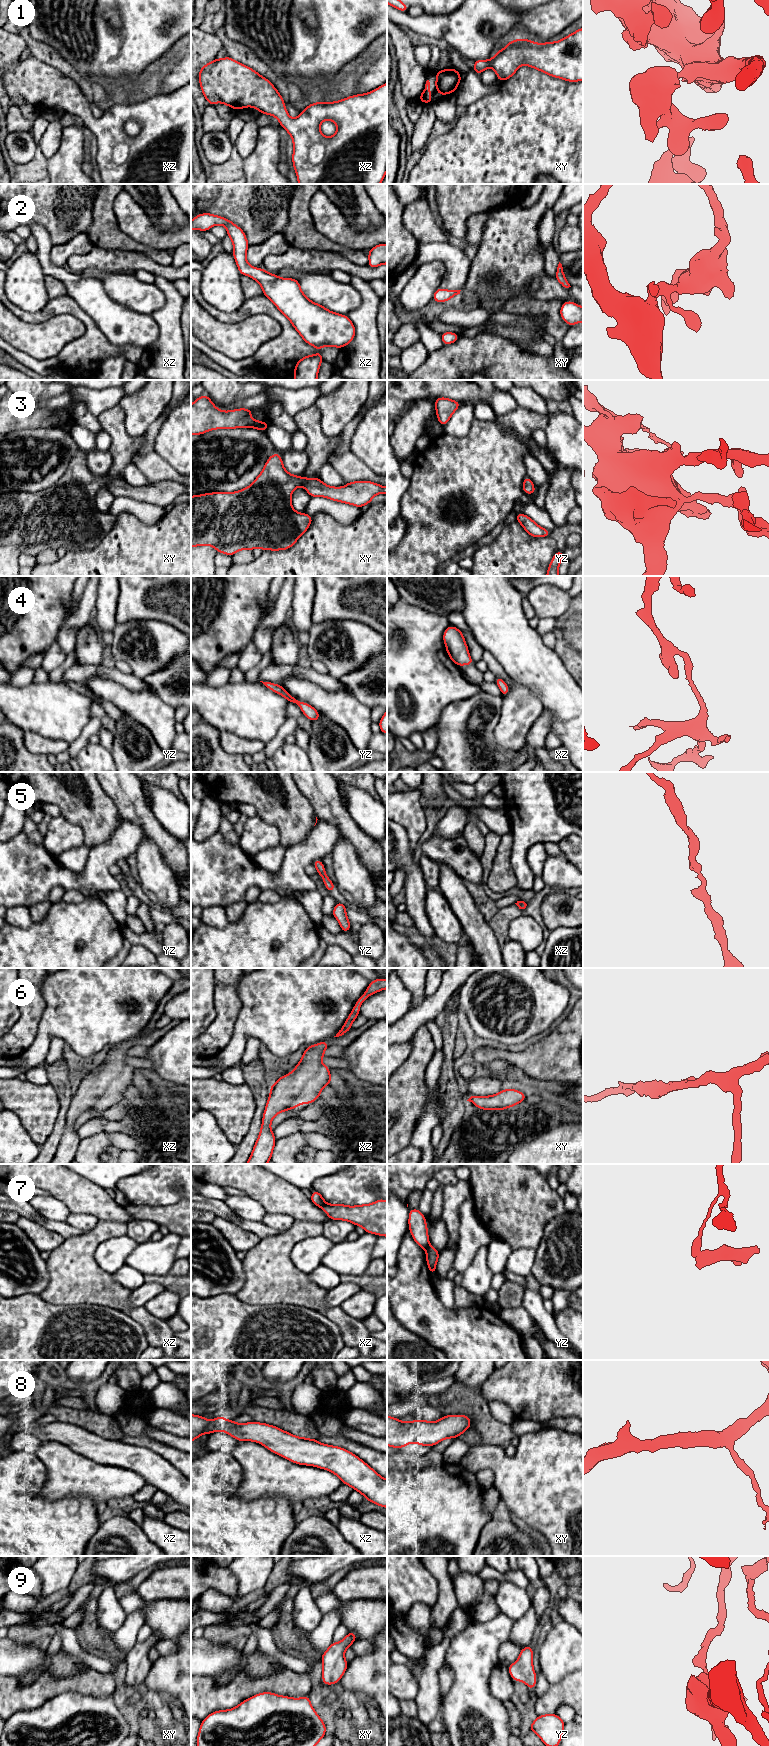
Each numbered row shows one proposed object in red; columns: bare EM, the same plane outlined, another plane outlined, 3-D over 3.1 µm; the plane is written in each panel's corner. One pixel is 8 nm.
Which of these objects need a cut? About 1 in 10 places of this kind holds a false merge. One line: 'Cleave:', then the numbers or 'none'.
Cleave: 7

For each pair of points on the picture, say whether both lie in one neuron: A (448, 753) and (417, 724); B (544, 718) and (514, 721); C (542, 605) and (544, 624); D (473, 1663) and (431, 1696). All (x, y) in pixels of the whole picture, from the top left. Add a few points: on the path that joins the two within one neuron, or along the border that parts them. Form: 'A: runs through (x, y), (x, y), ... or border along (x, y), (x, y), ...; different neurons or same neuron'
A: border along (446, 706), (439, 720), (433, 726); different neurons
B: border along (543, 709), (531, 727), (526, 740); different neurons
C: border along (540, 618), (556, 618), (558, 620); different neurons
D: border along (444, 1701), (440, 1708); different neurons

